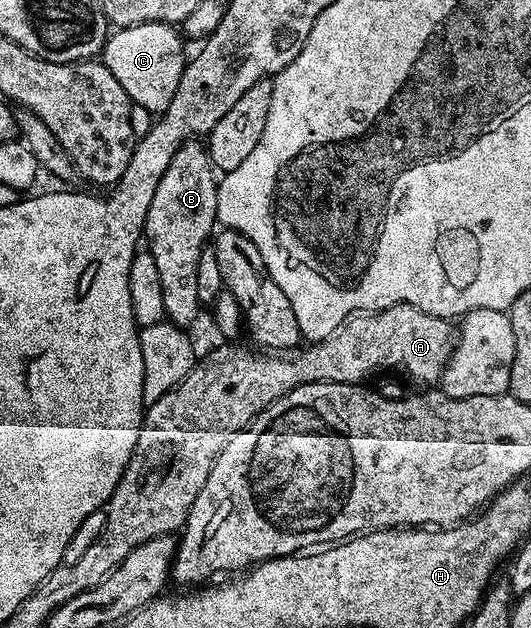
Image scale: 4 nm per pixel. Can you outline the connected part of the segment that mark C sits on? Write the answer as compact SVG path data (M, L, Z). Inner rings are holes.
M138 24L112 31L103 46L101 62L125 86L132 104L145 106L153 114L164 112L173 102L177 82L181 82L185 55L182 35L170 24Z

